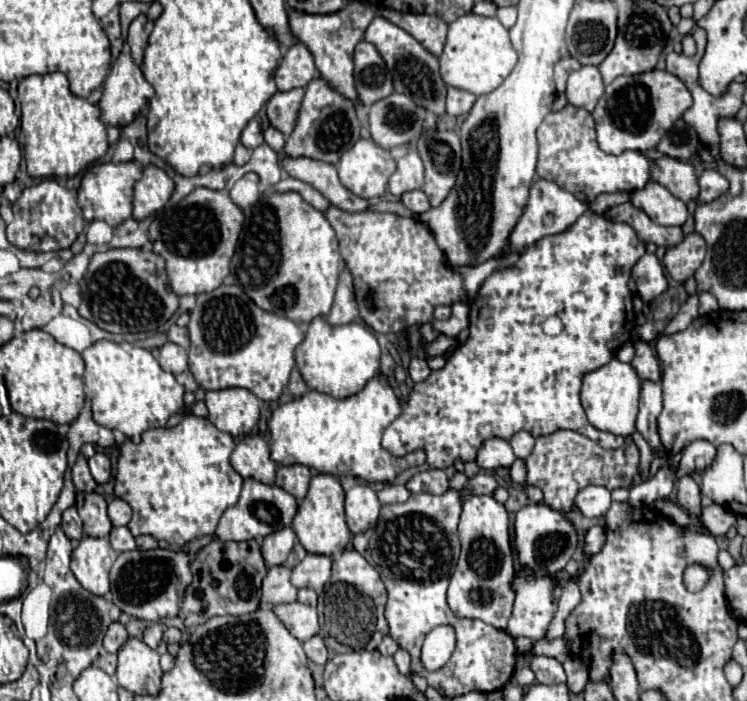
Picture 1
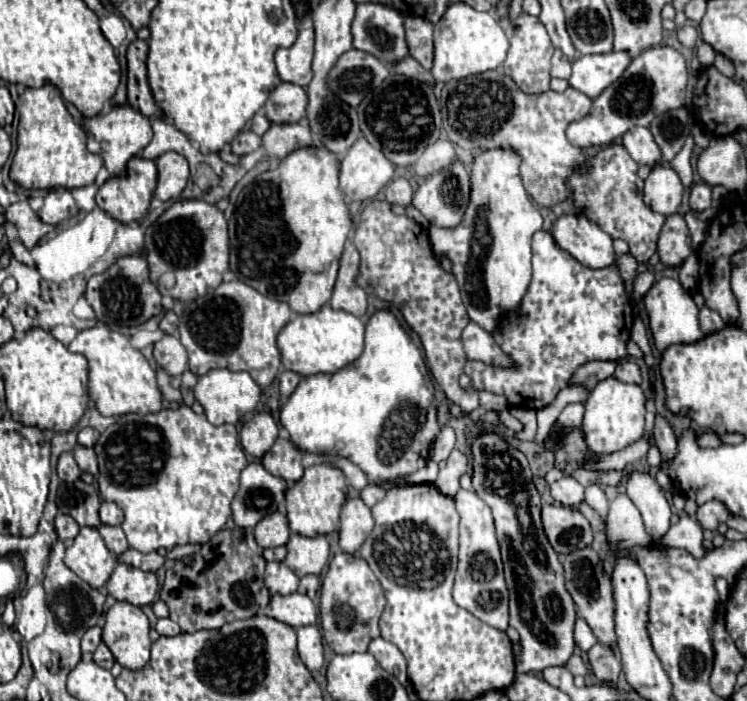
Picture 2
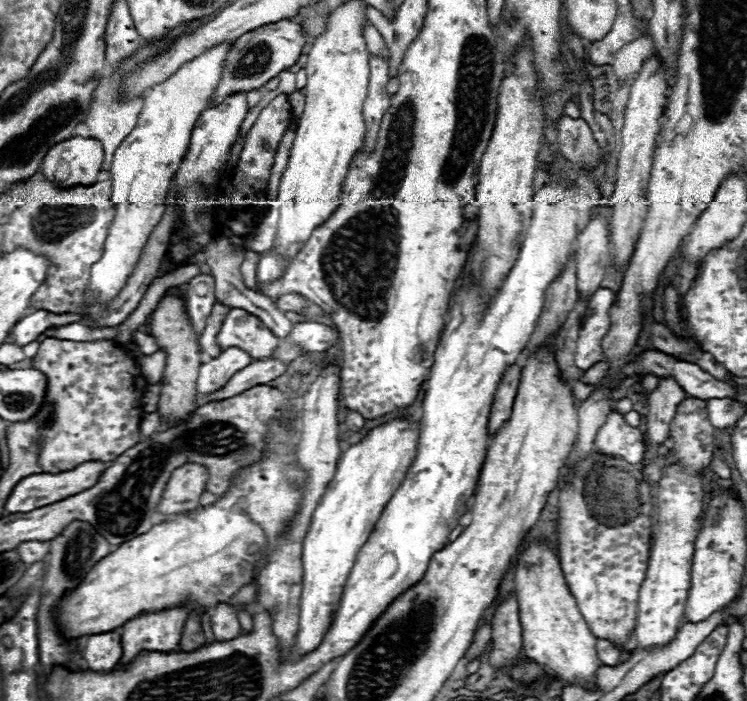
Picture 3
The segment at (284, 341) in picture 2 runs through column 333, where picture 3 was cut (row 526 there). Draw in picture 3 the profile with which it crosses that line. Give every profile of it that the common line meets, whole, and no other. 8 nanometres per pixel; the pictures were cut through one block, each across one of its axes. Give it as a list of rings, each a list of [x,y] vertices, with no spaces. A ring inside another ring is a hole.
[[[394,418],[392,422],[380,424],[374,430],[370,430],[358,444],[350,446],[338,460],[338,468],[334,478],[328,482],[326,492],[322,496],[322,502],[314,508],[310,518],[310,528],[302,542],[302,594],[300,594],[300,616],[298,616],[298,634],[296,634],[296,654],[304,656],[320,646],[320,640],[332,626],[332,620],[336,616],[336,610],[342,600],[342,592],[346,586],[346,580],[350,576],[350,570],[356,562],[356,556],[360,548],[366,544],[378,516],[382,514],[384,506],[404,480],[404,474],[412,462],[412,454],[416,454],[416,434],[418,428],[410,428],[406,418]]]

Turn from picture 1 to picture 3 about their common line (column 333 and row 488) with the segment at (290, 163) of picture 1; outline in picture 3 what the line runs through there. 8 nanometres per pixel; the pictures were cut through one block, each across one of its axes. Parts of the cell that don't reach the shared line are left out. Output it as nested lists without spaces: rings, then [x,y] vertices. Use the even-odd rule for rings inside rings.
[[[188,464],[174,470],[158,502],[158,512],[164,516],[172,516],[198,508],[200,494],[206,490],[206,480],[208,472],[204,466],[198,464]]]

